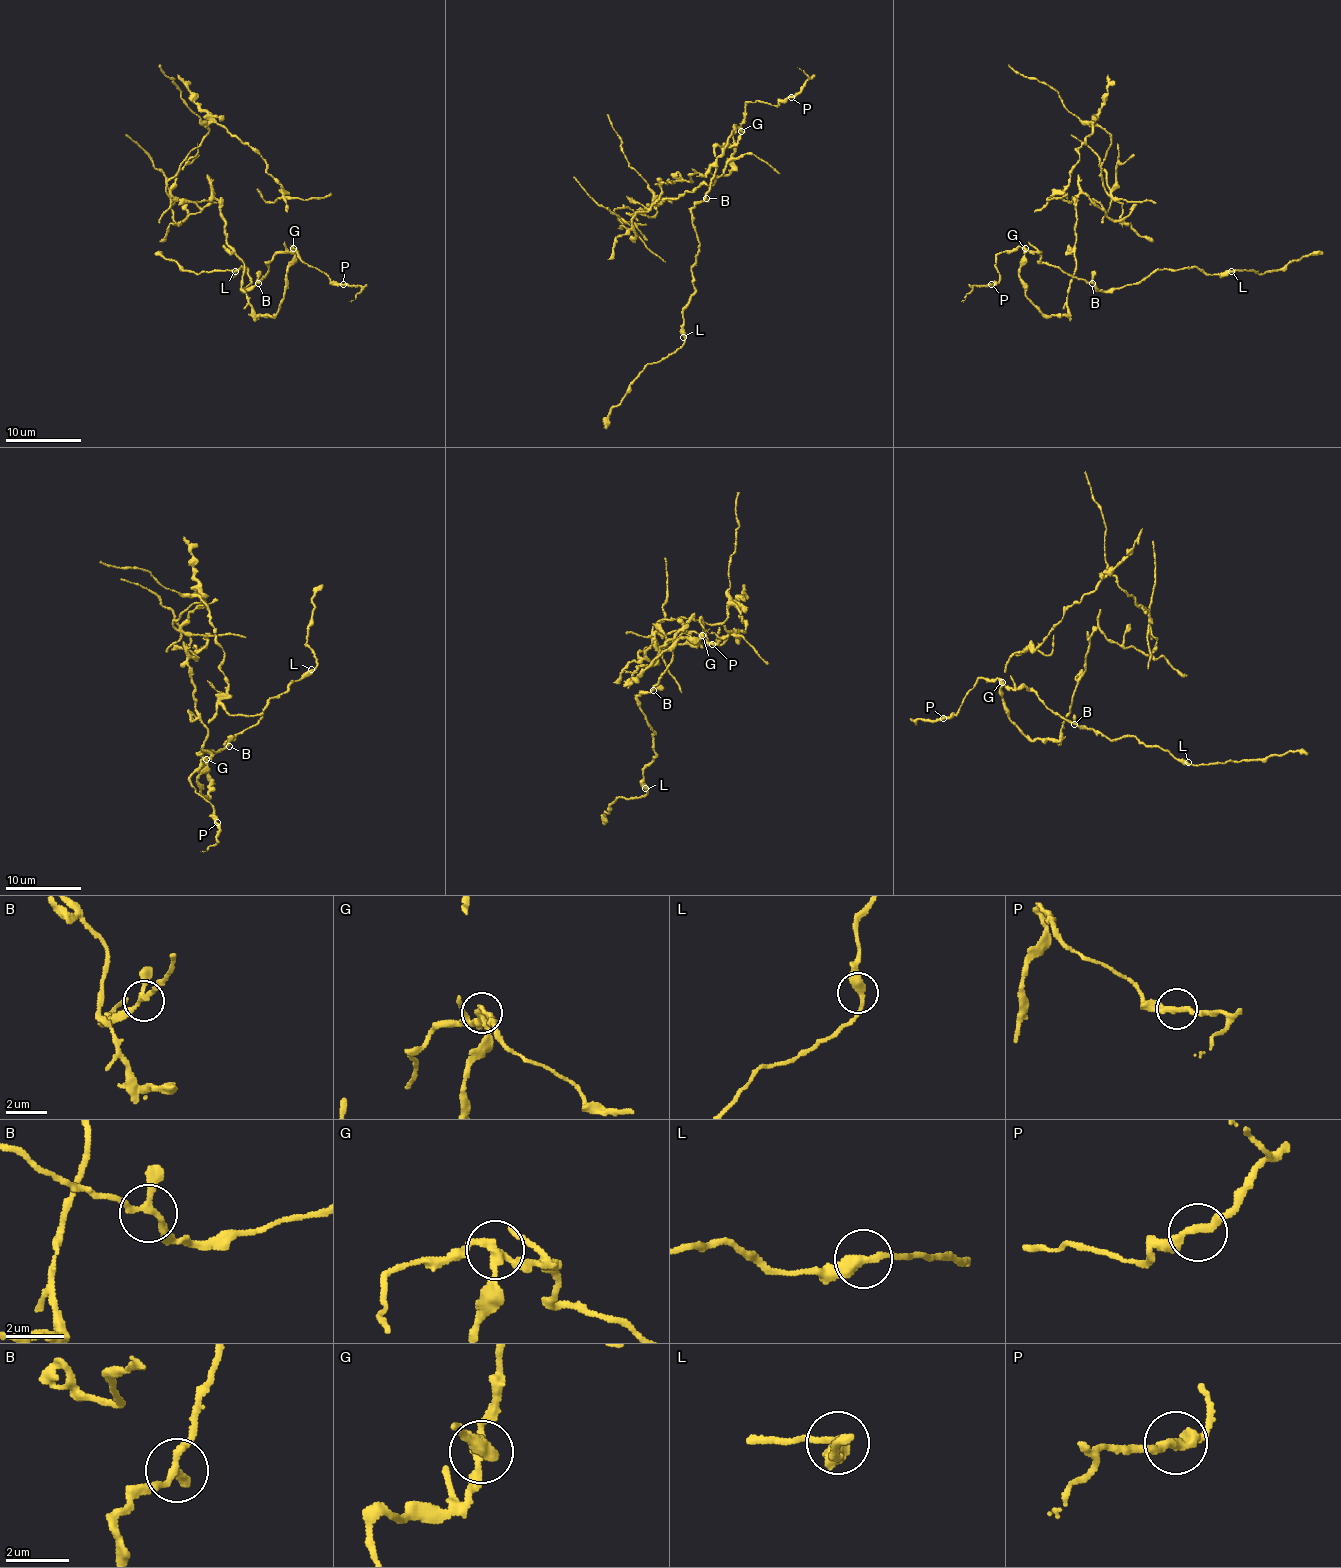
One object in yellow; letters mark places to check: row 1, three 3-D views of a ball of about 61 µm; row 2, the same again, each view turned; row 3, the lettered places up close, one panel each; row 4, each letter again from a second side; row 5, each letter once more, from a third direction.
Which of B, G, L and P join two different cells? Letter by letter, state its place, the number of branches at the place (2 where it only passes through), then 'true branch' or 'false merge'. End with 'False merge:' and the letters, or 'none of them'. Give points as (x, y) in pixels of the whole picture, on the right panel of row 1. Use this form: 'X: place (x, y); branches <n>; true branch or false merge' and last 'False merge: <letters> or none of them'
B: place (1092, 283); branches 3; true branch
G: place (1025, 248); branches 3; false merge
L: place (1231, 271); branches 2; true branch
P: place (991, 284); branches 2; true branch
False merge: G

